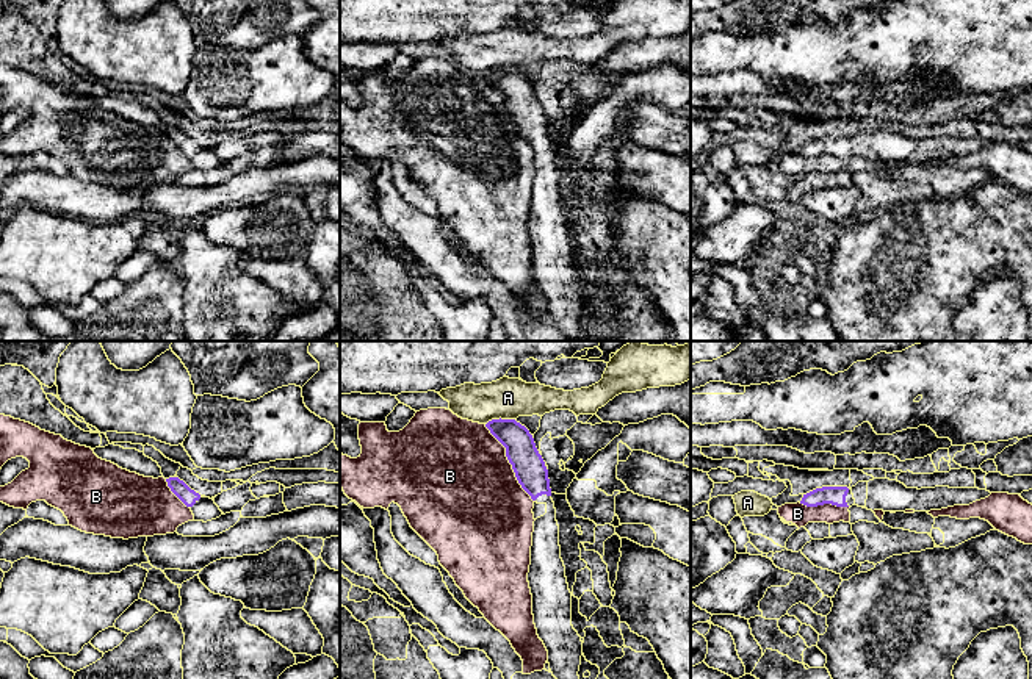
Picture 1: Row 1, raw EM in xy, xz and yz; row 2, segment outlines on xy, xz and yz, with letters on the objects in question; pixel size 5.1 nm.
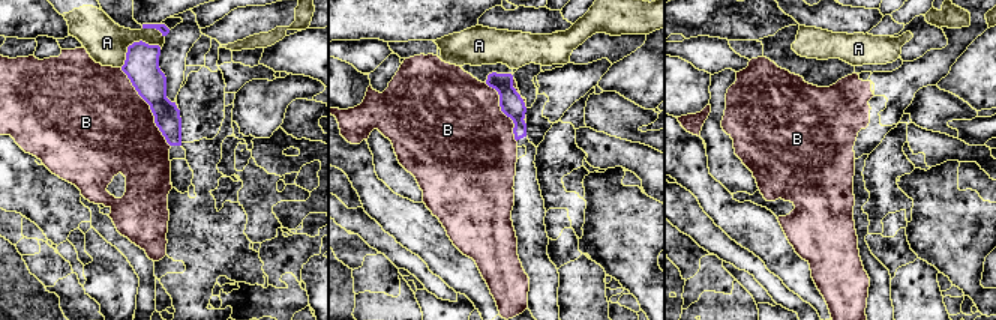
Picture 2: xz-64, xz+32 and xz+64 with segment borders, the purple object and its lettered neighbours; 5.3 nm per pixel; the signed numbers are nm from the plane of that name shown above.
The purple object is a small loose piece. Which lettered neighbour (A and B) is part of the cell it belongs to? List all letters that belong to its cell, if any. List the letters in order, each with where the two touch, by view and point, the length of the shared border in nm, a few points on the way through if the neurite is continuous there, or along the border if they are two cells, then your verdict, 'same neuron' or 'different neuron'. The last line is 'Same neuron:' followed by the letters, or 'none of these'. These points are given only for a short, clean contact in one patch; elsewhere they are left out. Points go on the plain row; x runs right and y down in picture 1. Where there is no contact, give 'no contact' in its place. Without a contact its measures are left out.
A: xz (500, 68) | 160 nm | along xz (514, 68), (492, 68), (486, 74) | different neuron
B: xz (509, 111) | 480 nm | different neuron
Same neuron: none of these

